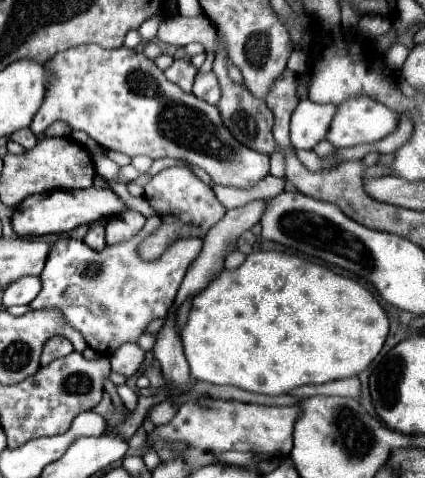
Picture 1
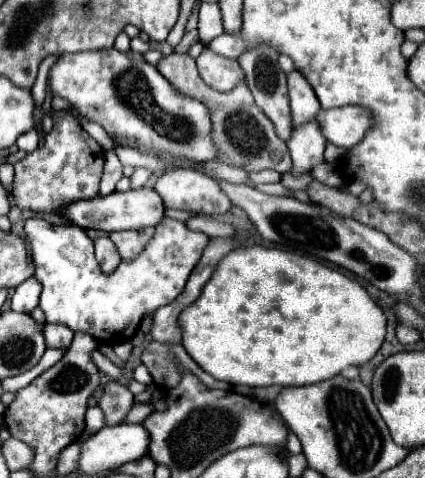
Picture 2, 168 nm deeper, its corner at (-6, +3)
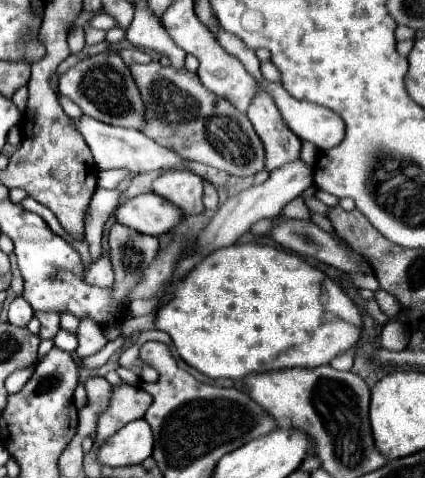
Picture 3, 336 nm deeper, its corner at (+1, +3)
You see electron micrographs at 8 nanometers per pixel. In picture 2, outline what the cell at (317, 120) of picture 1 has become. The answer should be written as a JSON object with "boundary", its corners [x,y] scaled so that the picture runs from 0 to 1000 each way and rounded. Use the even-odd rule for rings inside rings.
{"boundary":[[[734,251],[734,255],[715,259],[711,268],[696,268],[687,289],[678,293],[678,310],[682,310],[682,326],[687,326],[682,364],[692,364],[692,368],[734,360],[734,351],[758,343],[758,335],[762,335],[758,322],[762,322],[767,289],[758,285],[758,276],[744,259],[748,255]]]}

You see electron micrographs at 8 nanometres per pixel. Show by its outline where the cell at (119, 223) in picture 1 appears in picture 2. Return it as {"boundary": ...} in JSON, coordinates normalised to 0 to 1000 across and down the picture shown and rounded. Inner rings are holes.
{"boundary":[[[339,477],[339,481],[301,481],[301,485],[264,485],[259,498],[273,510],[287,544],[311,544],[339,515],[353,506],[362,490],[362,477]]]}

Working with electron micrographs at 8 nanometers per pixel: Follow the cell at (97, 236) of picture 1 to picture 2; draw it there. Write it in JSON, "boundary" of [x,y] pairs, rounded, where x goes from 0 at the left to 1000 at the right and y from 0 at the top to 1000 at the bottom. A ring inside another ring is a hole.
{"boundary":[[[231,498],[221,506],[221,519],[226,519],[226,544],[231,544],[240,569],[264,569],[268,556],[282,552],[287,540],[259,498]]]}

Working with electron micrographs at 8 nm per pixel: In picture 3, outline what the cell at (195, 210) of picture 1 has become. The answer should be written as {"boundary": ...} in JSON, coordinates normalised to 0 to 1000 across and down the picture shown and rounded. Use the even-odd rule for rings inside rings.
{"boundary":[[[393,356],[360,377],[360,402],[407,423],[435,452],[473,448],[478,431],[478,372],[445,356]]]}

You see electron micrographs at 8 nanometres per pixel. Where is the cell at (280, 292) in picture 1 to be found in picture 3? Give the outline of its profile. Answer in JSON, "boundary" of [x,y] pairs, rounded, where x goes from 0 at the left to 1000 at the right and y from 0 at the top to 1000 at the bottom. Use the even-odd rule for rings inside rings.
{"boundary":[[[548,510],[506,523],[435,577],[412,623],[369,653],[365,686],[393,695],[407,707],[416,741],[445,766],[473,774],[473,782],[567,799],[609,778],[774,762],[788,745],[845,720],[854,661],[793,590],[713,540],[642,515]]]}

